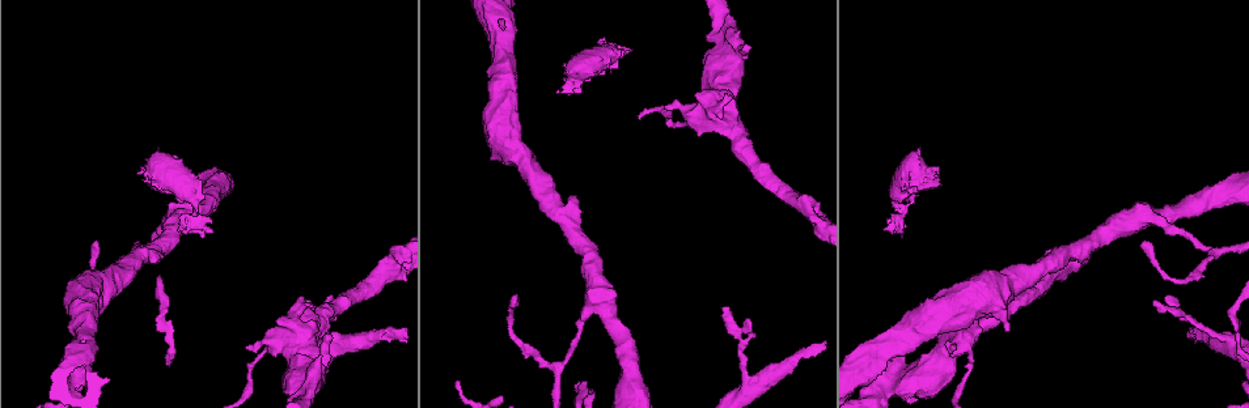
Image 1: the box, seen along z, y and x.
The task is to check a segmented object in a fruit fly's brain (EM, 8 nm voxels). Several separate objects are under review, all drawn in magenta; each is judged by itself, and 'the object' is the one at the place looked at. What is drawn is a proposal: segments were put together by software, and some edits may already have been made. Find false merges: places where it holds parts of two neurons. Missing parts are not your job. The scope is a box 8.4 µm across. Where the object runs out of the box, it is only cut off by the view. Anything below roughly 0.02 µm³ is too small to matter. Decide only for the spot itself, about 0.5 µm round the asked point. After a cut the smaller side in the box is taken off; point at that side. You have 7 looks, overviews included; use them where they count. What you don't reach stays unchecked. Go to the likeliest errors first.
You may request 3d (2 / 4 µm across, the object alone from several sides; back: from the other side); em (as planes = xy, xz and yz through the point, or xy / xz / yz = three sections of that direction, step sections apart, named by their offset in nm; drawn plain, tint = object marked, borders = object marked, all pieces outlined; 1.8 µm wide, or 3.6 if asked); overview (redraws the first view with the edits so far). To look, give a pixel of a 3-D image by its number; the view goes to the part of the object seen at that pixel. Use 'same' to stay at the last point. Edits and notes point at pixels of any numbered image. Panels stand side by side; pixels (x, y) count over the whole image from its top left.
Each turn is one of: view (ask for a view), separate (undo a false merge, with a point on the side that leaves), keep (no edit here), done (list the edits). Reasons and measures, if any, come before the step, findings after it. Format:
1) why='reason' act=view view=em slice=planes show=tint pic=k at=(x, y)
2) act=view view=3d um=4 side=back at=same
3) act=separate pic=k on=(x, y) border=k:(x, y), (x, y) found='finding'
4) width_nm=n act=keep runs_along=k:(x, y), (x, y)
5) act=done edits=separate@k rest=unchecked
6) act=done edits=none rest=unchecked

why='a narrow waist' act=view view=3d um=2 pic=1 at=(894, 214)

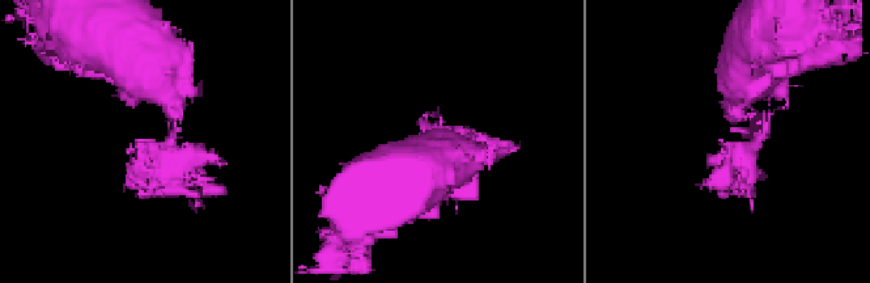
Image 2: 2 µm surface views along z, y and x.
act=view view=em slice=yz step=4 show=tint pic=2 at=(173, 135)

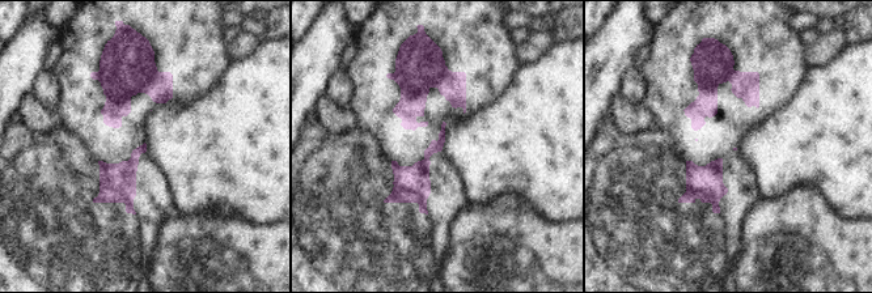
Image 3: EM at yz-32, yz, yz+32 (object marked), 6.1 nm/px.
act=view view=em slice=planes show=tint at=same

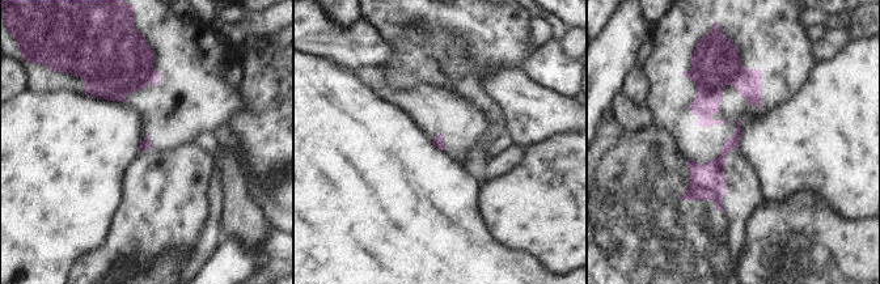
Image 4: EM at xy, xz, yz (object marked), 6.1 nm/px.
act=separate pic=4 on=(707, 181) found='a second neuron is stuck on'

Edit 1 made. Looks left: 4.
why='redraw' act=view view=overview

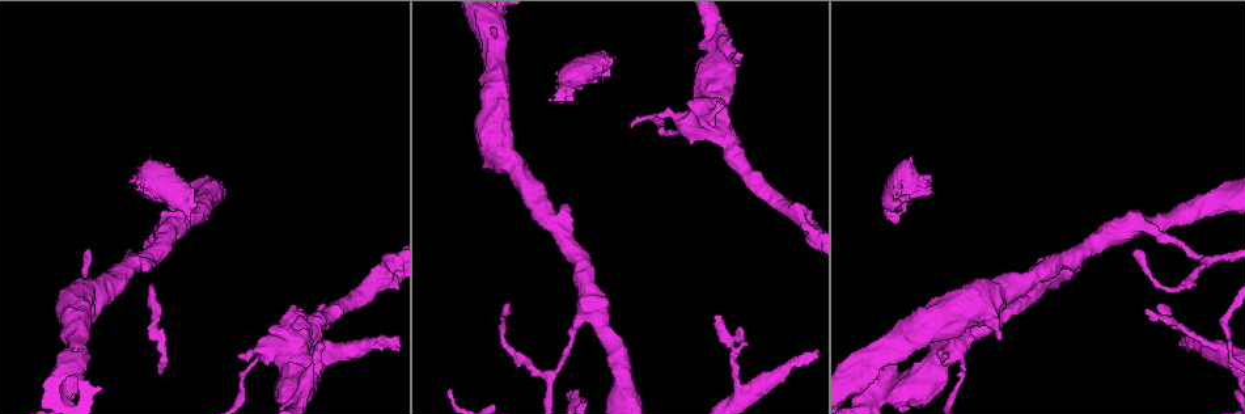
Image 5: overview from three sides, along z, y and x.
why='three-way junction' act=view view=3d um=4 pic=5 at=(480, 28)

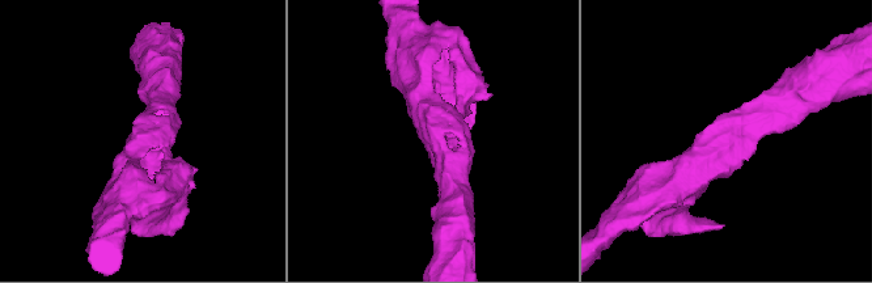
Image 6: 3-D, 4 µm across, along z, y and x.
act=view view=em slice=planes show=tint pic=6 at=(431, 136)

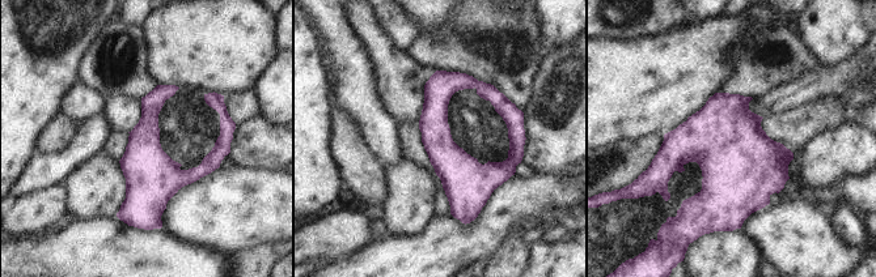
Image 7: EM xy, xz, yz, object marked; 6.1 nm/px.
act=keep found='continuous, no second neuron'

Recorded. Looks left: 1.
why='looks like a crossing' act=view view=em slice=yz step=8 show=tint pic=5 at=(326, 351)

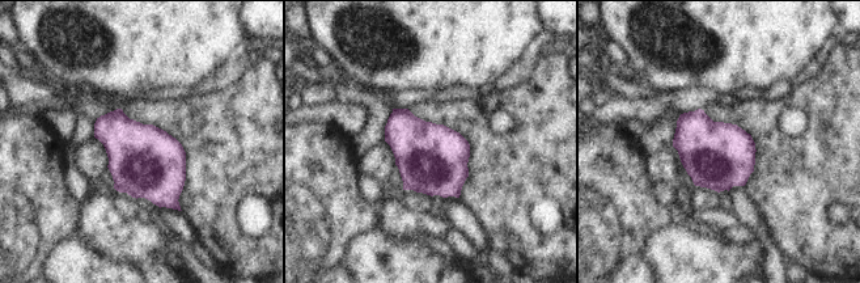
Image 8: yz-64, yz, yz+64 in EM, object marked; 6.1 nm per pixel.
width_nm=420 act=keep found='all the same neuron'

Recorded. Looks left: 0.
act=done edits=separate@4 rest=unchecked

